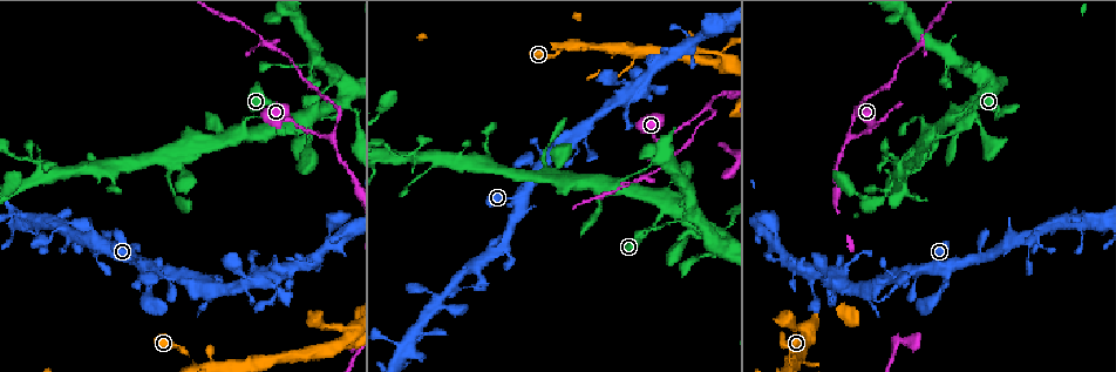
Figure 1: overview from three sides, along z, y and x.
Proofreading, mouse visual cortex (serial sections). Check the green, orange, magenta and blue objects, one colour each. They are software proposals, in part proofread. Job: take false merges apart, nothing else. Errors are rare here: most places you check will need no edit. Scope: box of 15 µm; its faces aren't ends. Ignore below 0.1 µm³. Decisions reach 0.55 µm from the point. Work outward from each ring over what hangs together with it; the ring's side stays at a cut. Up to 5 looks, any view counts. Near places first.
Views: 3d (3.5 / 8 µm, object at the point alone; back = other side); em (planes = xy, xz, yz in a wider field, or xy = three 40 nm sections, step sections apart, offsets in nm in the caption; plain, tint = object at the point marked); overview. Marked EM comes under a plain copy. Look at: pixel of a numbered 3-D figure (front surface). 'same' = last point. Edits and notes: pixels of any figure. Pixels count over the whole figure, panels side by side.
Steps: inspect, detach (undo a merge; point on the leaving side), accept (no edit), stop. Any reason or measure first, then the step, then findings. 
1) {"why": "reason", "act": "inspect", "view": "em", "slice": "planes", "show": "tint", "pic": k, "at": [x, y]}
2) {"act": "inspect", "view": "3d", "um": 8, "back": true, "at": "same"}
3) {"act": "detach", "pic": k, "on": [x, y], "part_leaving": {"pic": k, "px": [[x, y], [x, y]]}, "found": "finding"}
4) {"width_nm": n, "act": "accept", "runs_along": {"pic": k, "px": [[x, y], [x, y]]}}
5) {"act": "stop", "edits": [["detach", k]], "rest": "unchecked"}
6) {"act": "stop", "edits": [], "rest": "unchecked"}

{"act": "inspect", "view": "3d", "um": 8, "pic": 1, "at": [330, 136]}

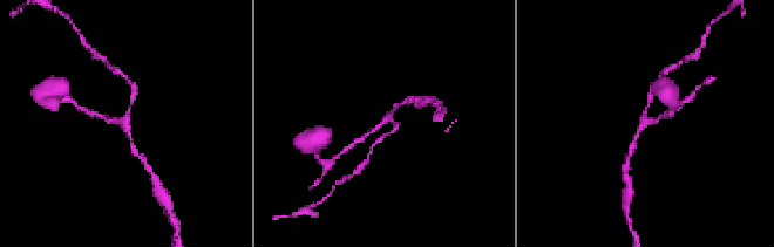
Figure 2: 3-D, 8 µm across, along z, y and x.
{"arms": 3, "arm_widths_nm": [150, 150, 150], "act": "inspect", "view": "em", "slice": "xy", "step": 3, "show": "tint", "pic": 2, "at": [126, 122]}

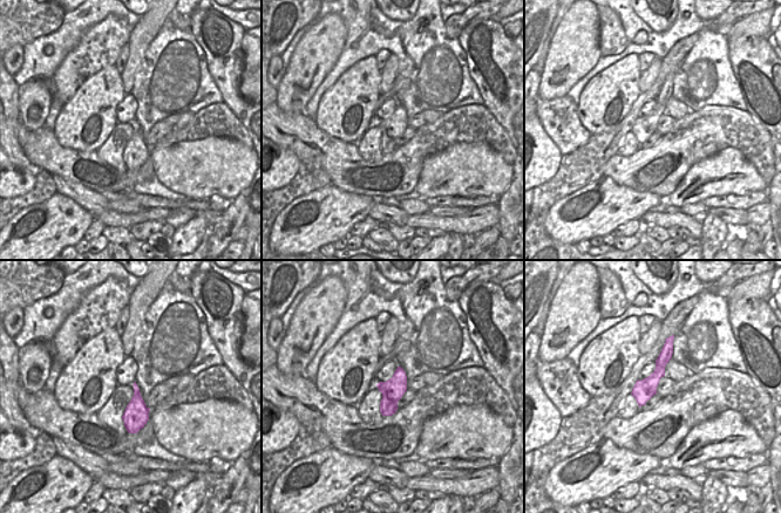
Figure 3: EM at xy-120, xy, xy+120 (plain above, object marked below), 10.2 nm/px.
{"width_nm": 220, "act": "accept", "runs_along": {"pic": 3, "px": [[667, 343], [640, 402]]}, "found": "one cell here"}

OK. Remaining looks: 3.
{"why": "thick turns thin", "act": "inspect", "view": "3d", "um": 3.5, "back": true, "pic": 1, "at": [972, 106]}

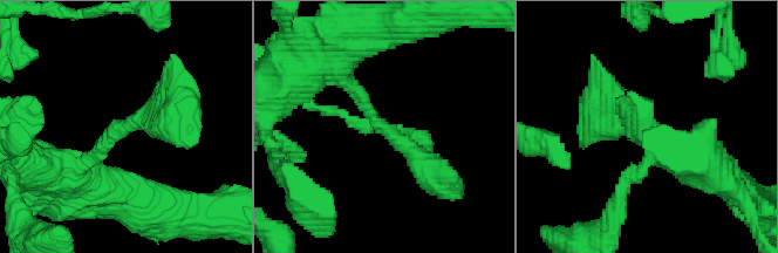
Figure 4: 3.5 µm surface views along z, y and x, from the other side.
{"act": "inspect", "view": "em", "slice": "xy", "step": 3, "show": "tint", "pic": 4, "at": [122, 126]}

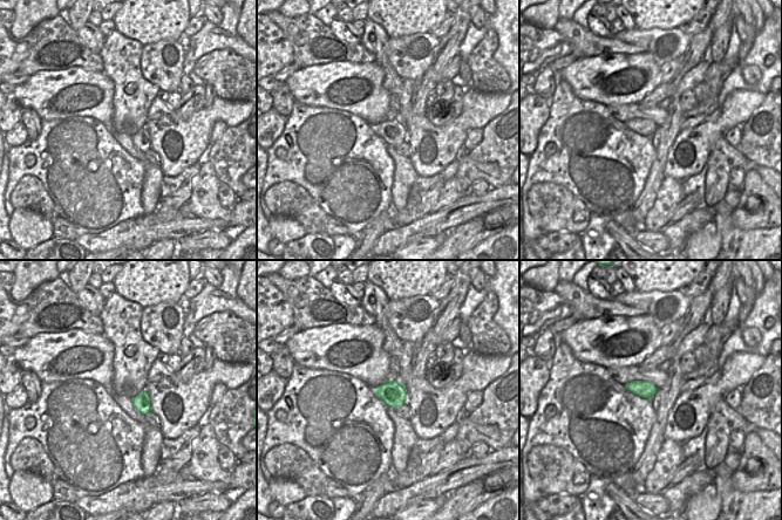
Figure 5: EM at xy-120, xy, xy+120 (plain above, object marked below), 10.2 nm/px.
{"width_nm": 260, "act": "accept", "runs_along": {"pic": 4, "px": [[439, 179], [374, 120], [342, 77]]}, "found": "continuous, no second cell"}

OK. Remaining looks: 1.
{"act": "stop", "edits": [], "rest": "unchecked"}

